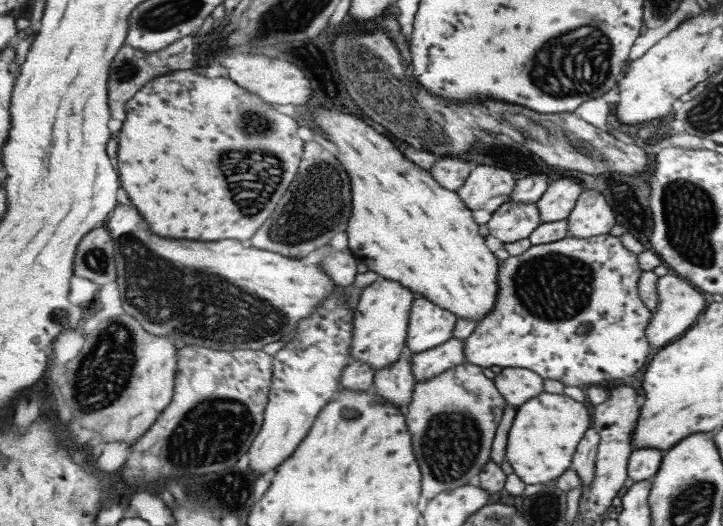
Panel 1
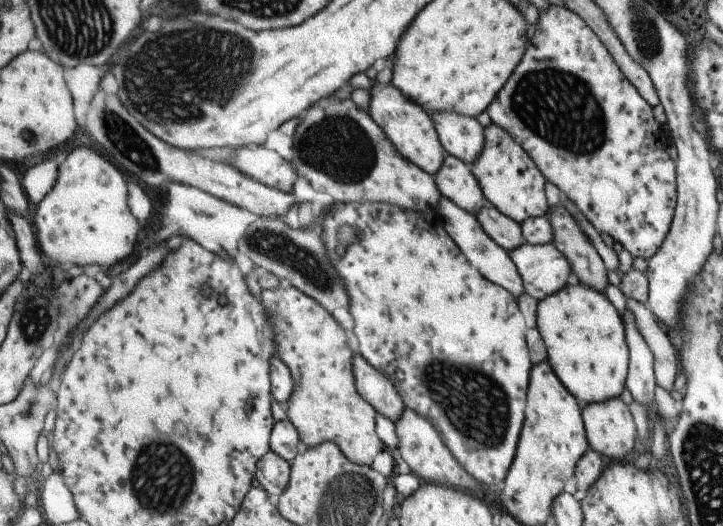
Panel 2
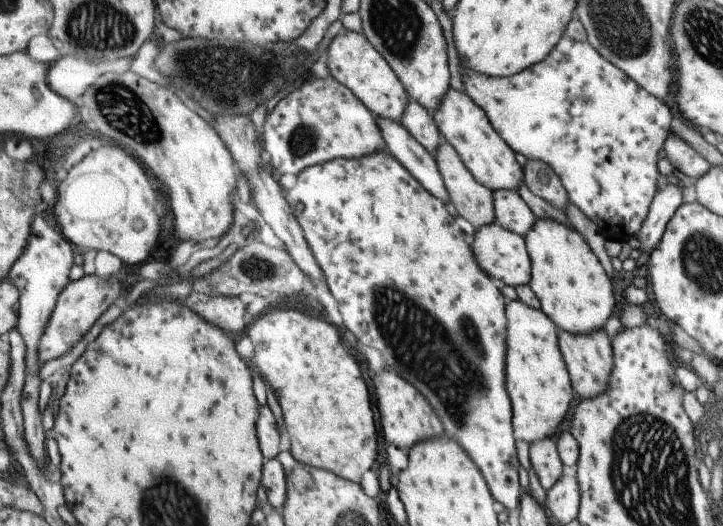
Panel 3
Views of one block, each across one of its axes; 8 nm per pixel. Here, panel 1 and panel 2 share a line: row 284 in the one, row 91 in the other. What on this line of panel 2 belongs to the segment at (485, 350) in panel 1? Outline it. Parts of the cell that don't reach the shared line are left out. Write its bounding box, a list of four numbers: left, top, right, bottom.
[488,6,675,261]

